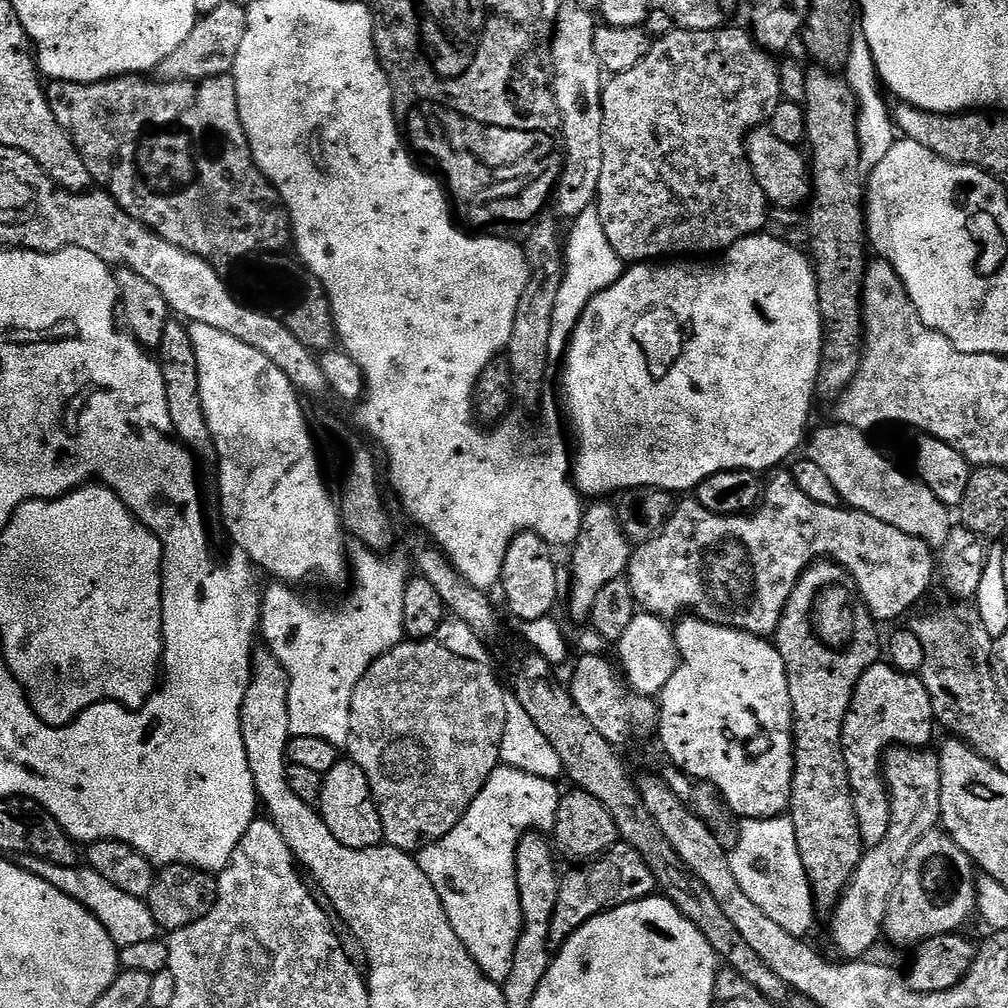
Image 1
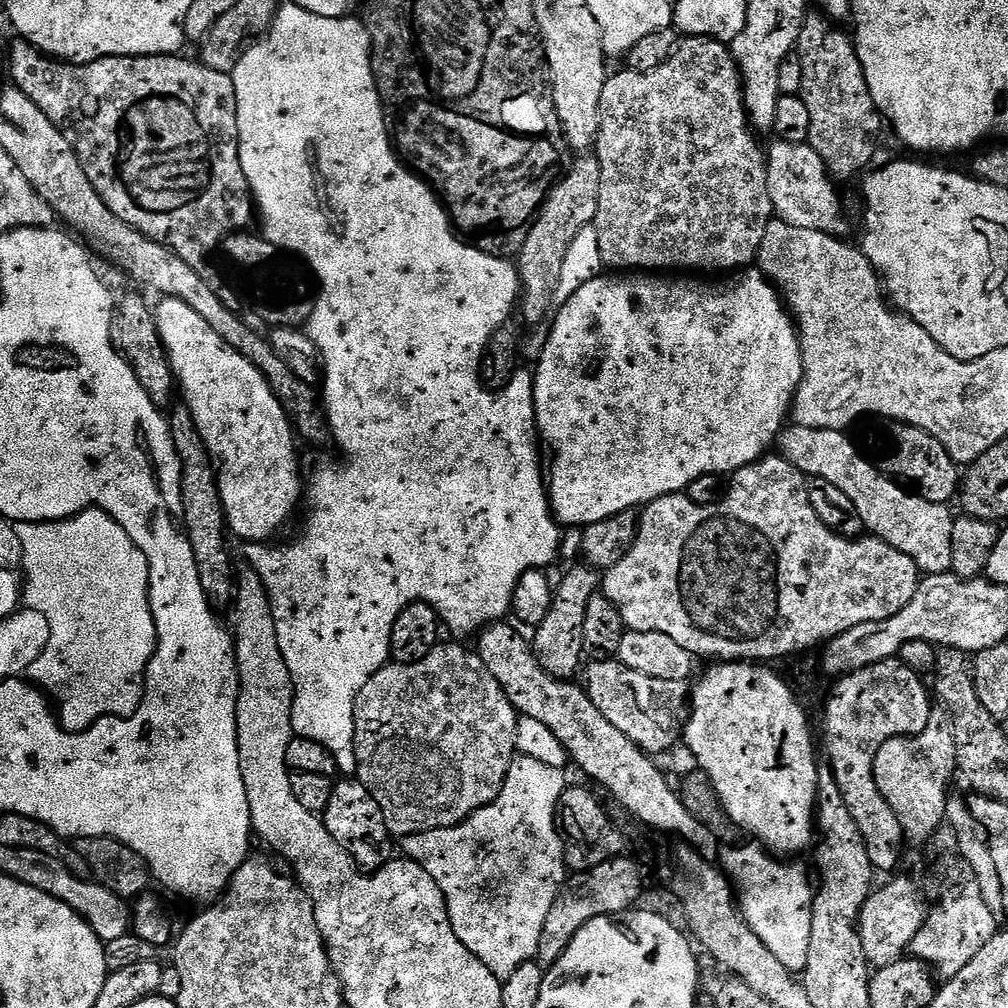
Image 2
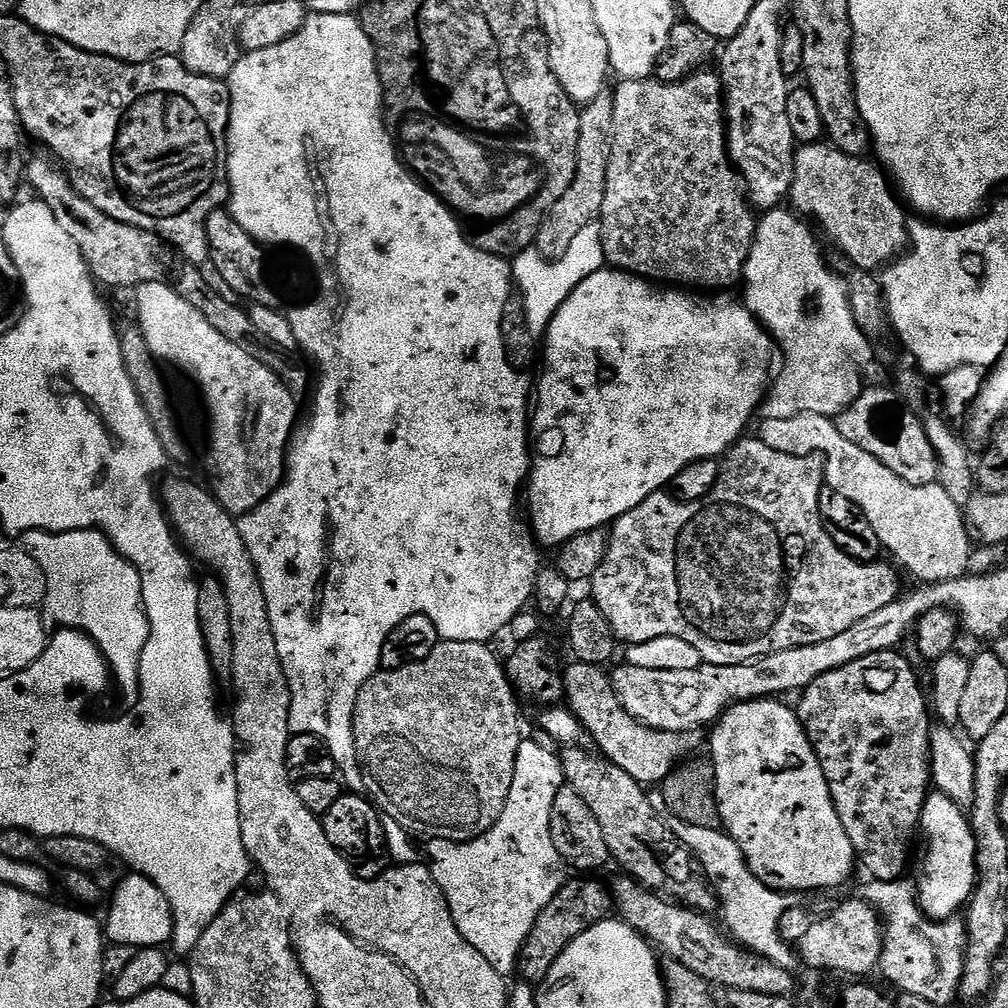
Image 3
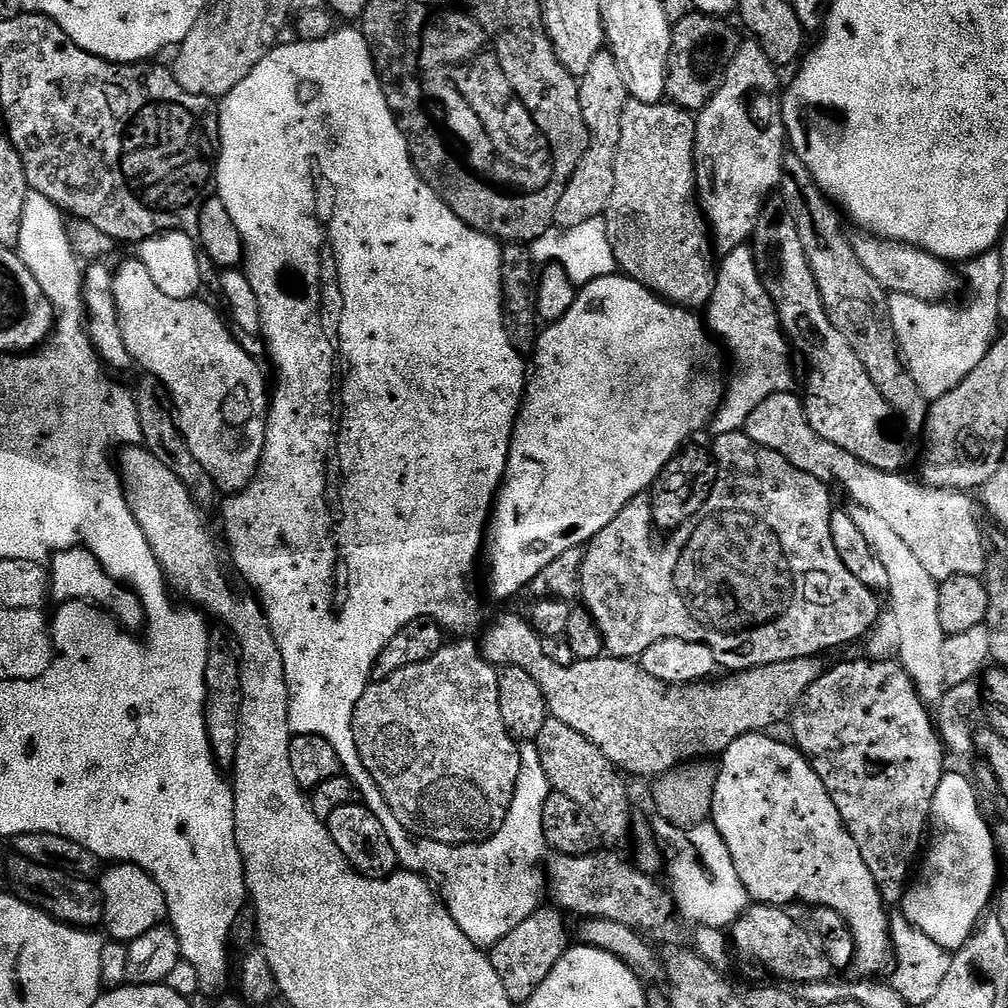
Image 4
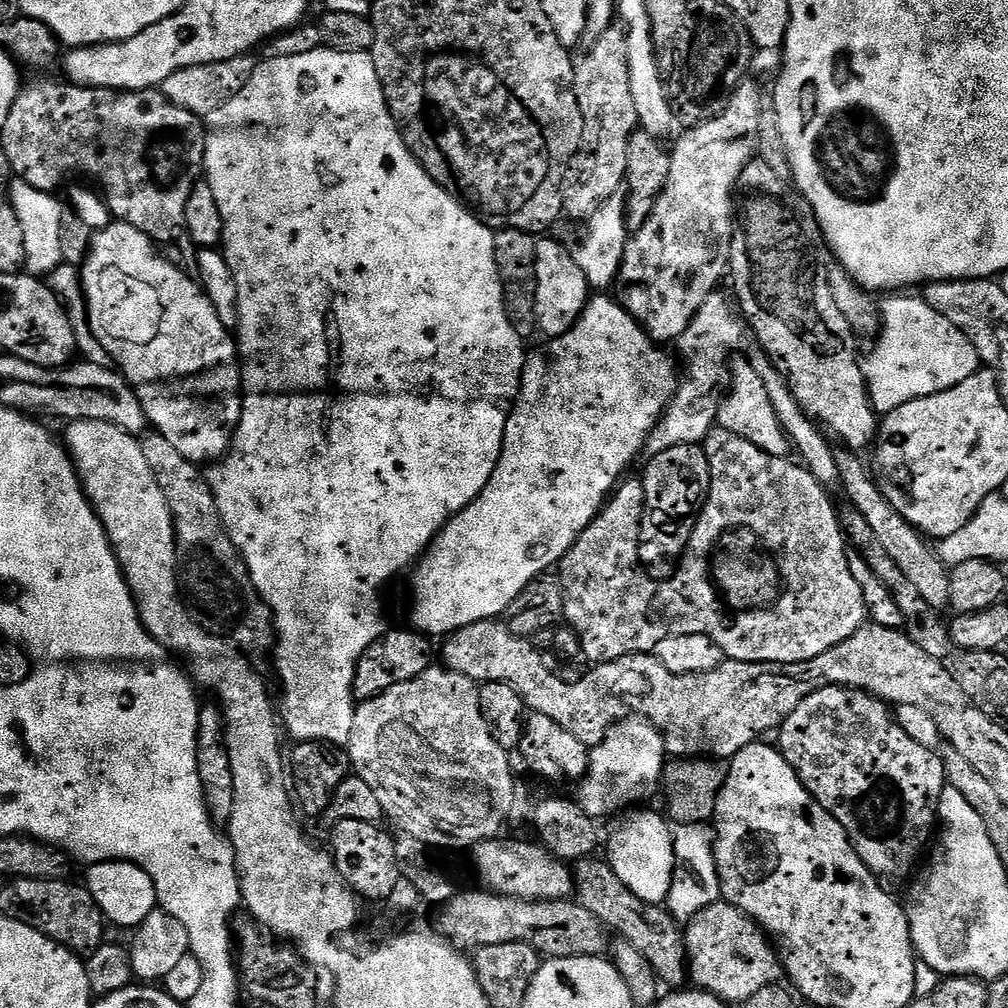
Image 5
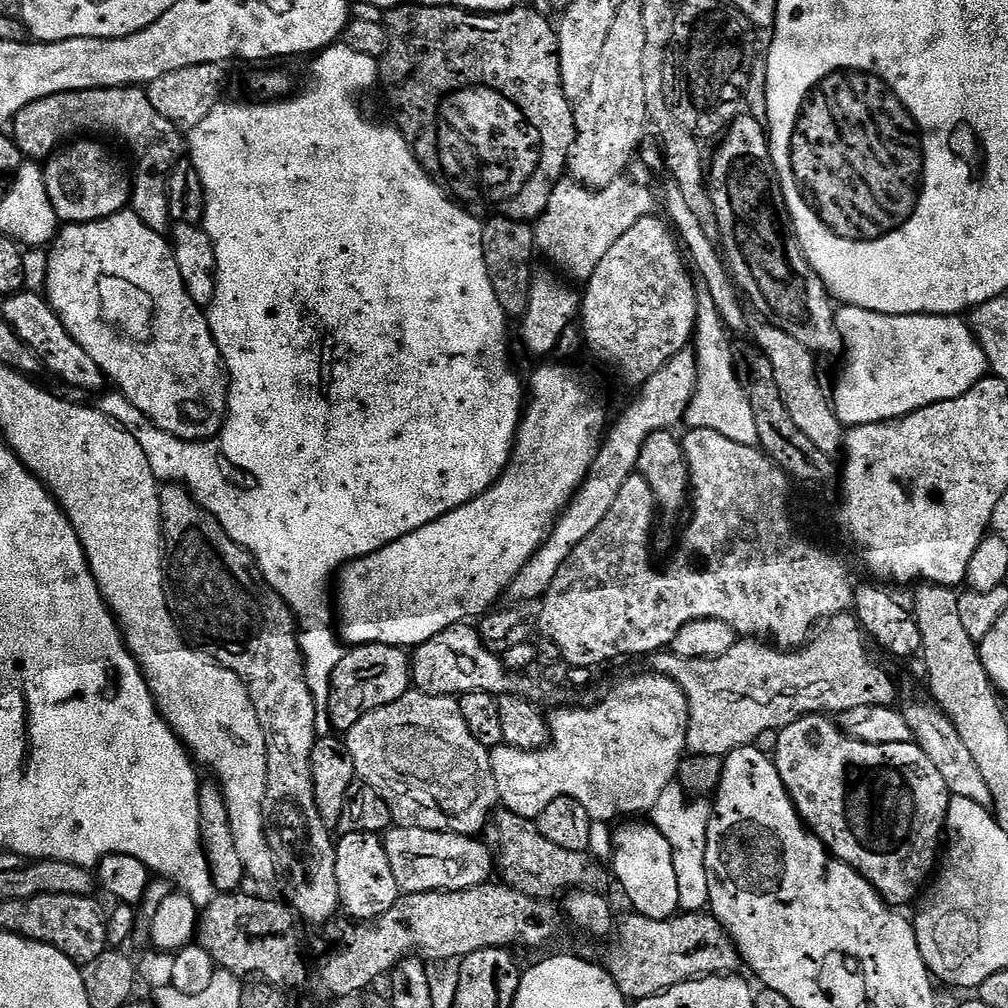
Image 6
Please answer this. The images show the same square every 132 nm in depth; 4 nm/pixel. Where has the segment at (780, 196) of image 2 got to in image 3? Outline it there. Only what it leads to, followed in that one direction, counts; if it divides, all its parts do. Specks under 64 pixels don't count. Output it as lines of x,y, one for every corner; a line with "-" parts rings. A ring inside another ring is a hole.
817,142
800,144
797,147
792,171
791,207
805,217
813,216
824,227
825,234
856,263
853,265
860,270
883,269
910,244
909,217
904,217
904,212
900,209
901,201
889,177
875,163
873,164
864,156
851,156
838,150
831,142

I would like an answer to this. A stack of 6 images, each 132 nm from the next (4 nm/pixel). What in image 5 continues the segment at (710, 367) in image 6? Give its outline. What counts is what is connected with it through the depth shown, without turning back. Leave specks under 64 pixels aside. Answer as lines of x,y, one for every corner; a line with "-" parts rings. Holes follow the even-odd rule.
733,355
730,361
730,391
723,404
720,405
719,427
730,430
730,434
738,434
746,438
746,442
754,442
754,446
766,450
766,454
788,456
789,437
780,425
778,414
775,413
774,404
770,400
765,383
758,378
755,363
740,355

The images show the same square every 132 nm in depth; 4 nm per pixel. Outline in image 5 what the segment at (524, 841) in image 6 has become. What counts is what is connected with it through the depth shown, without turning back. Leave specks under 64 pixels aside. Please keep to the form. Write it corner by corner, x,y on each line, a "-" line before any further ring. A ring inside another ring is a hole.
596,859
575,861
574,899
576,903
586,906
586,910
590,910
590,914
594,914
609,933
630,942
630,946
634,946
634,950
638,950
638,954
642,954
642,958
646,958
646,962
654,966
661,985
672,990
683,989
690,973
688,952
684,949
681,925
672,917
667,907
642,902
642,898
638,898
638,894
634,894
634,890
630,890
630,886
626,886
626,882
618,878
618,874
614,874
607,859

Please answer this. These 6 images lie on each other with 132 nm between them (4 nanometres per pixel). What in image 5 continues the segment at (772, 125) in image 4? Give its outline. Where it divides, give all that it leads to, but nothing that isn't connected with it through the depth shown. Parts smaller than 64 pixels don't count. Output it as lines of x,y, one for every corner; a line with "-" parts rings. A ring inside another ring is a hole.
745,82
736,89
736,93
730,98
728,108
722,110
722,114
718,114
714,118
710,118
706,122
689,127
688,132
676,145
670,148
669,158
669,177
666,178
664,189
662,189
659,197
656,198
656,204
649,217
646,218
645,224
636,231
633,231
628,237
628,245
624,251
622,258
622,266
620,267
620,275
618,277
618,299
624,305
624,309
633,316
638,323
643,326
648,337
656,341
661,346
668,346
668,343
679,341
680,336
686,330
686,326
690,326
690,322
694,318
694,314
698,314
698,310
702,306
702,302
706,302
706,298
710,298
710,294
717,291
720,279
725,279
726,273
730,268
732,258
732,239
734,238
734,230
736,229
736,218
734,215
734,197
738,192
740,183
740,175
750,161
757,155
760,146
760,127
762,126
762,112
766,107
764,96
760,93
760,88
751,82

